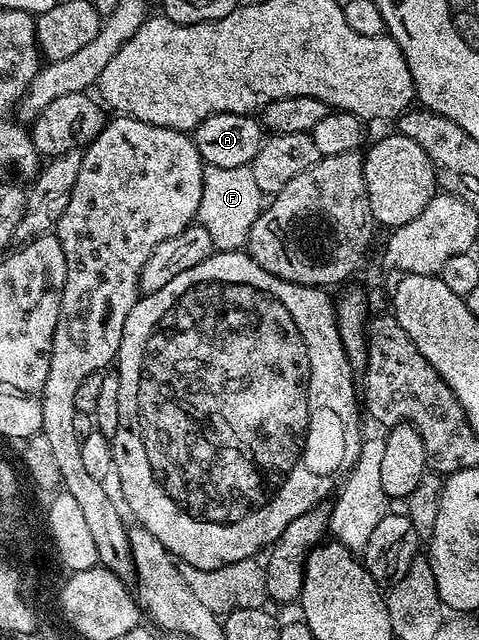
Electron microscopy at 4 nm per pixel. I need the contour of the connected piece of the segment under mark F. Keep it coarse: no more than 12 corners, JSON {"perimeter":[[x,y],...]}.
{"perimeter":[[250,168],[203,171],[198,225],[212,247],[246,247],[265,209]]}

